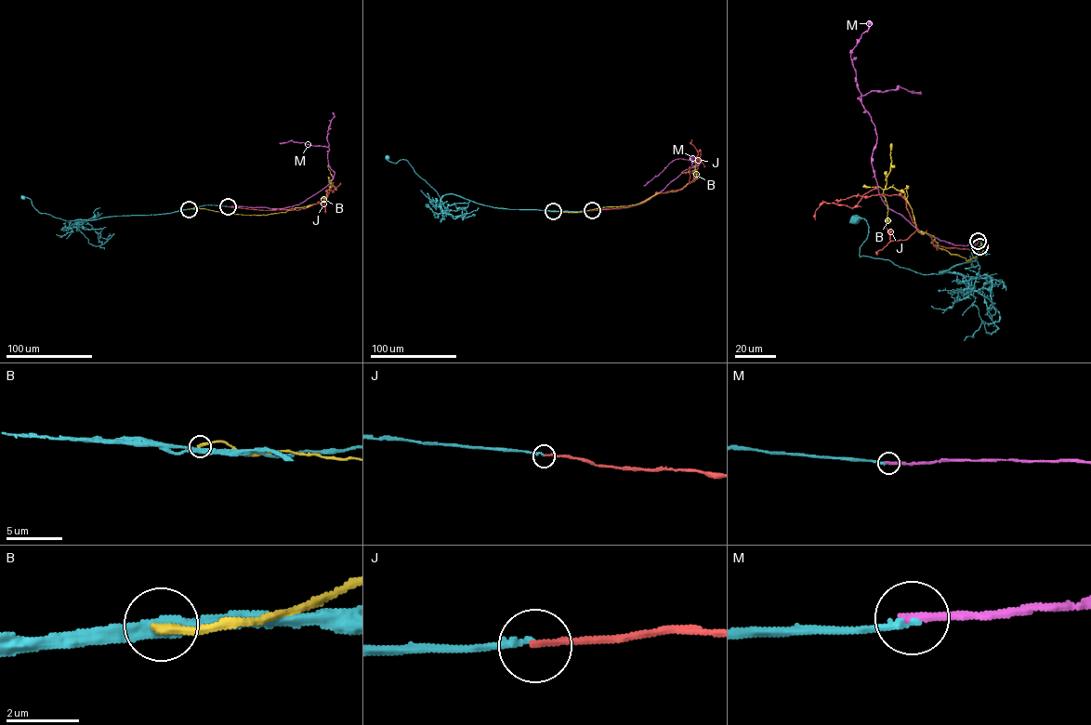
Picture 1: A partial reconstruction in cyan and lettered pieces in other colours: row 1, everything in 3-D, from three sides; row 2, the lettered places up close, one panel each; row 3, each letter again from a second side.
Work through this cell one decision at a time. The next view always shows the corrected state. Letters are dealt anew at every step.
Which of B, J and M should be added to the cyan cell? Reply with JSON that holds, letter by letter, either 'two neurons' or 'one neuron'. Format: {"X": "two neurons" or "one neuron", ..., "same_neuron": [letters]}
{"B": "two neurons", "J": "one neuron", "M": "two neurons", "same_neuron": ["J"]}

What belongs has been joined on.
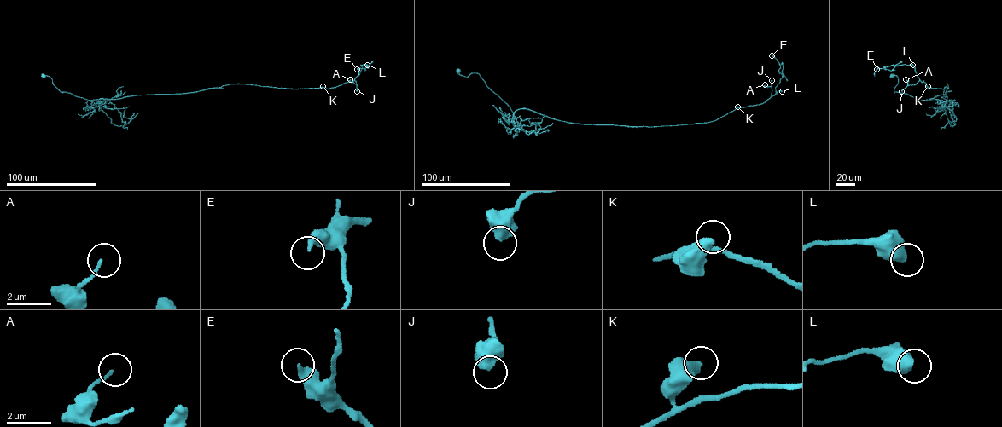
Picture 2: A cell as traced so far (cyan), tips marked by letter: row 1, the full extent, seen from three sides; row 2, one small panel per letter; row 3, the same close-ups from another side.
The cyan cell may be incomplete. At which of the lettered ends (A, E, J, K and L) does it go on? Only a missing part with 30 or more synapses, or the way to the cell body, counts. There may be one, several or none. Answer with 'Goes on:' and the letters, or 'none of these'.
Goes on: none of these

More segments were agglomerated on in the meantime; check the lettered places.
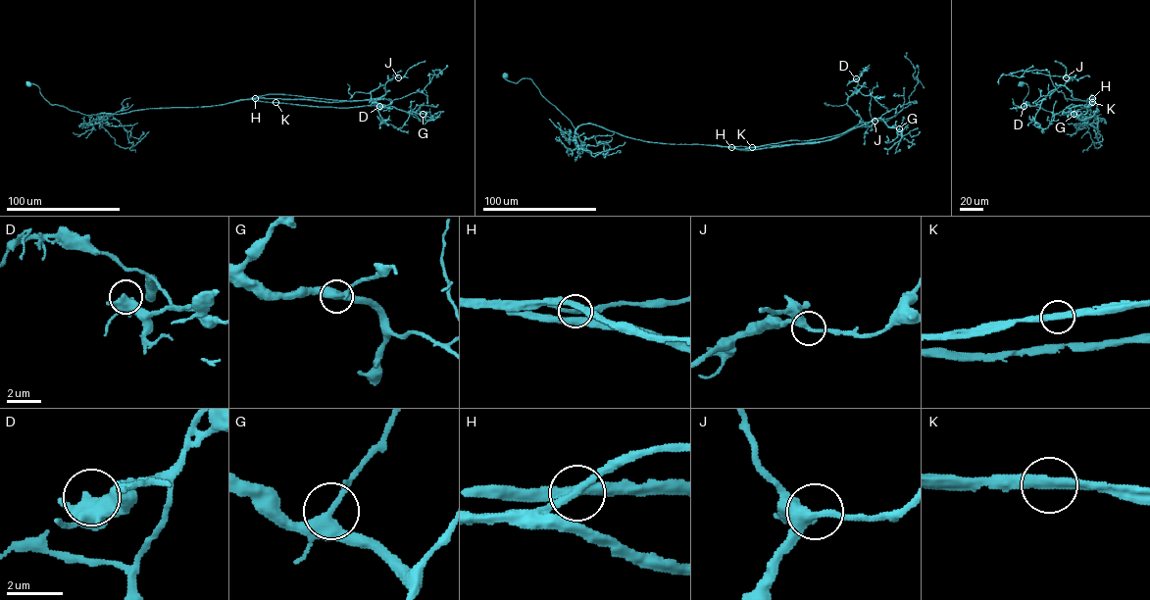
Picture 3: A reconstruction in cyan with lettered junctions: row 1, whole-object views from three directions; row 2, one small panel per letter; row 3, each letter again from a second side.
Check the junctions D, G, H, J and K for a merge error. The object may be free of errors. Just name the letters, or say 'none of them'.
H

